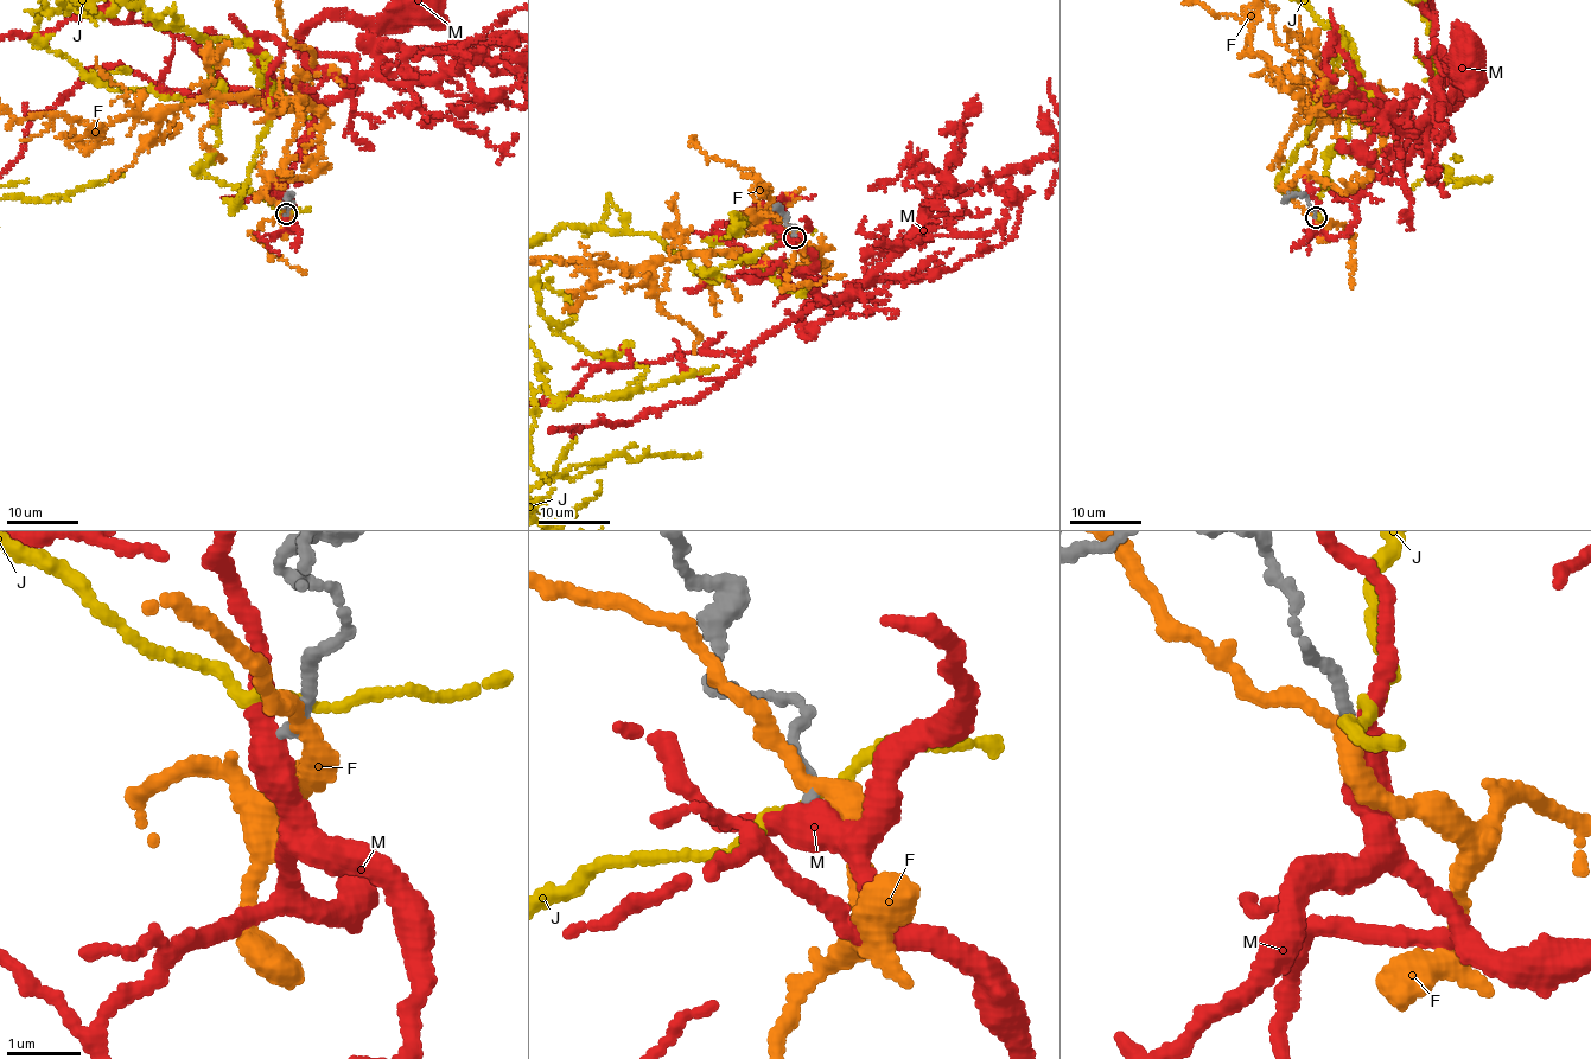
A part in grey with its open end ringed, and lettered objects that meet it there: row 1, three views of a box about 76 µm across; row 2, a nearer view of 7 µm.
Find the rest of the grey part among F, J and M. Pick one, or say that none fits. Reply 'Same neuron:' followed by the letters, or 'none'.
Same neuron: none

